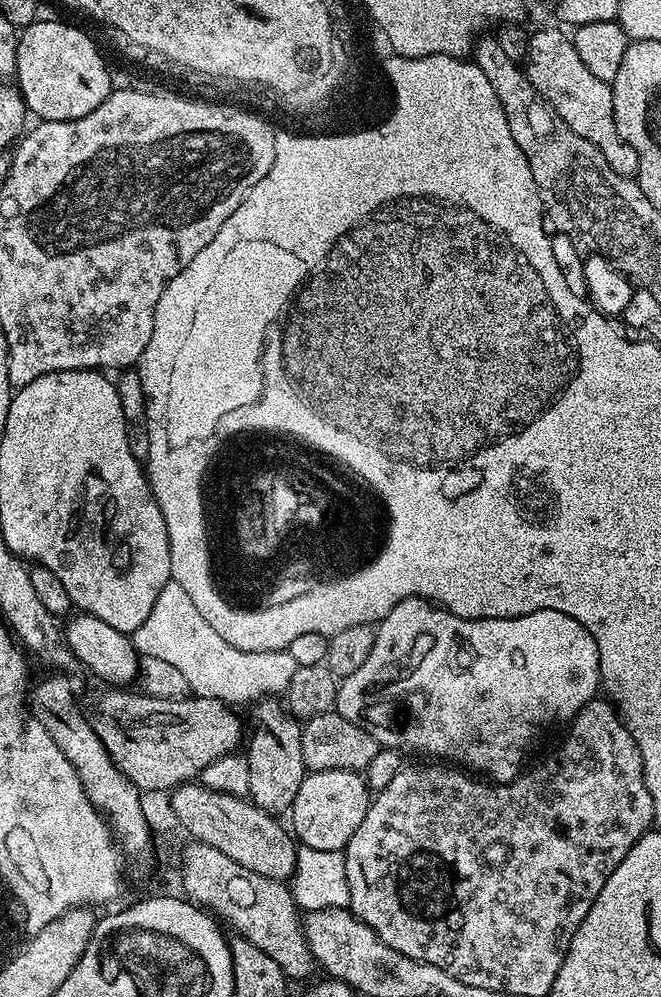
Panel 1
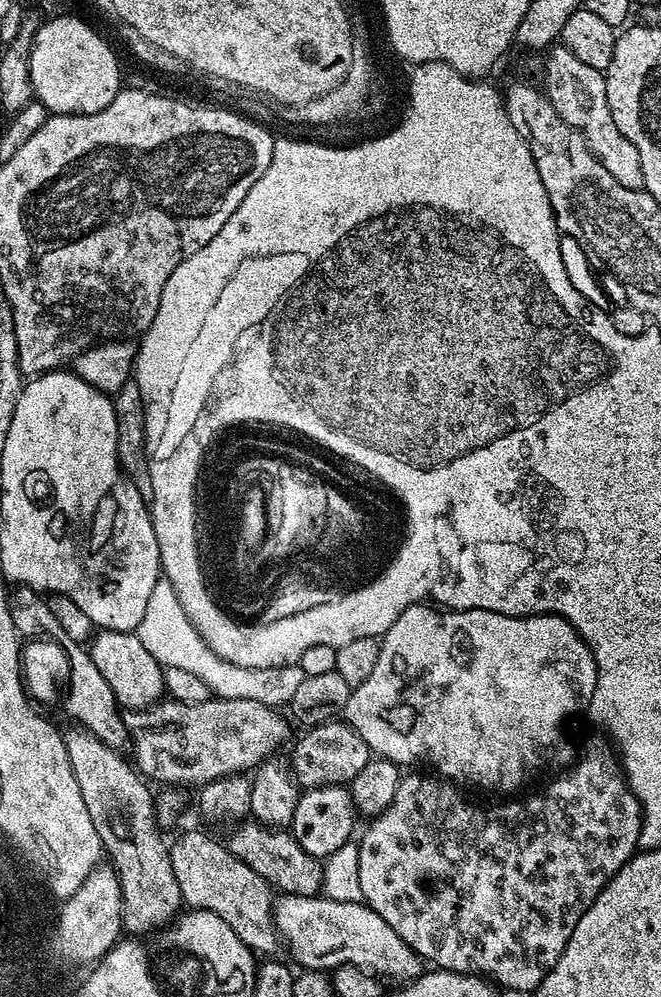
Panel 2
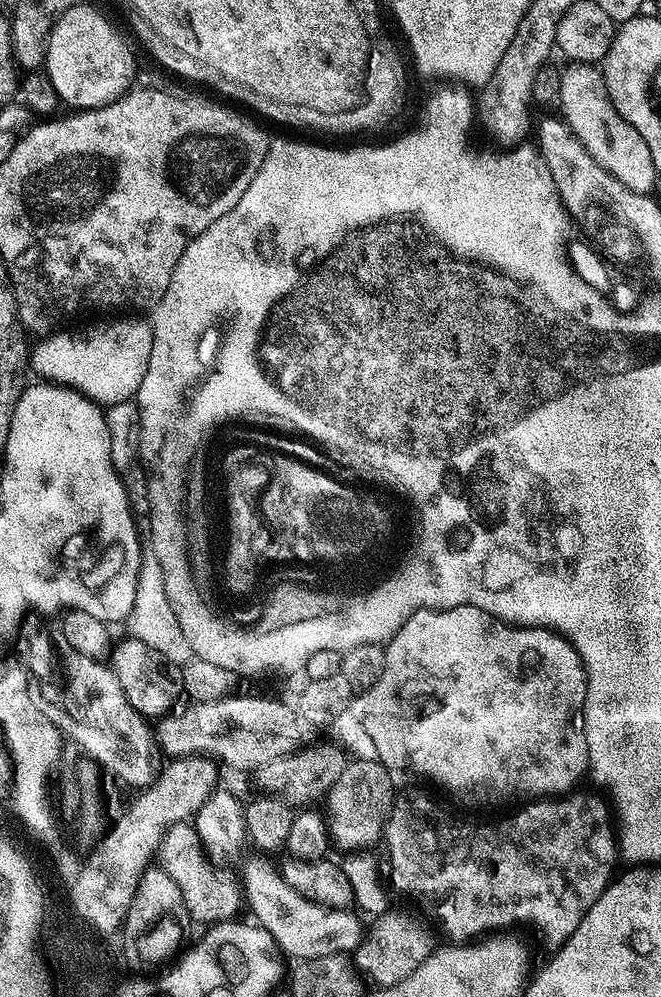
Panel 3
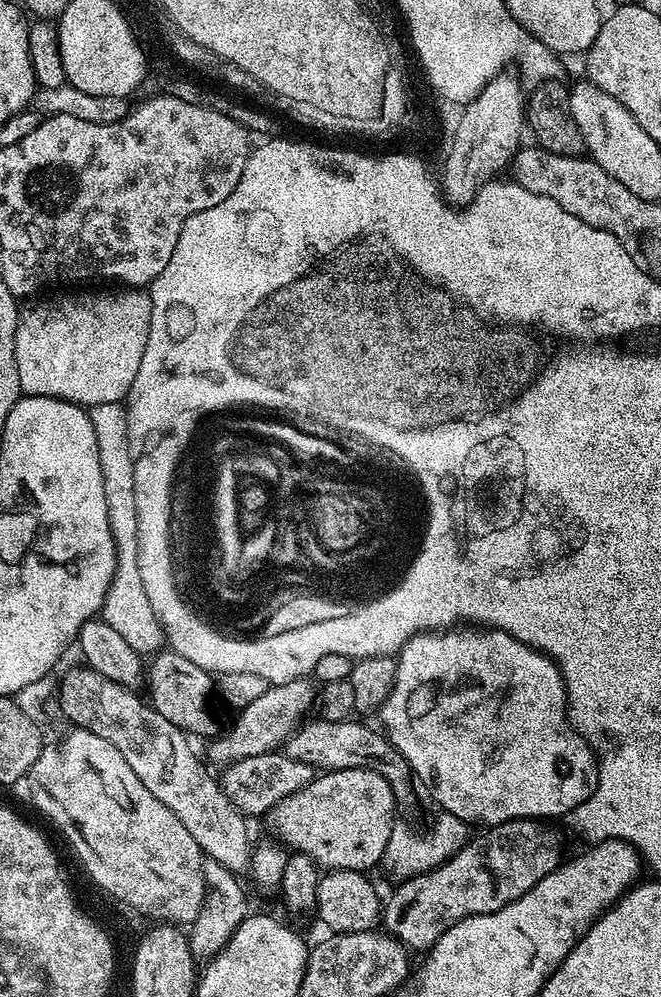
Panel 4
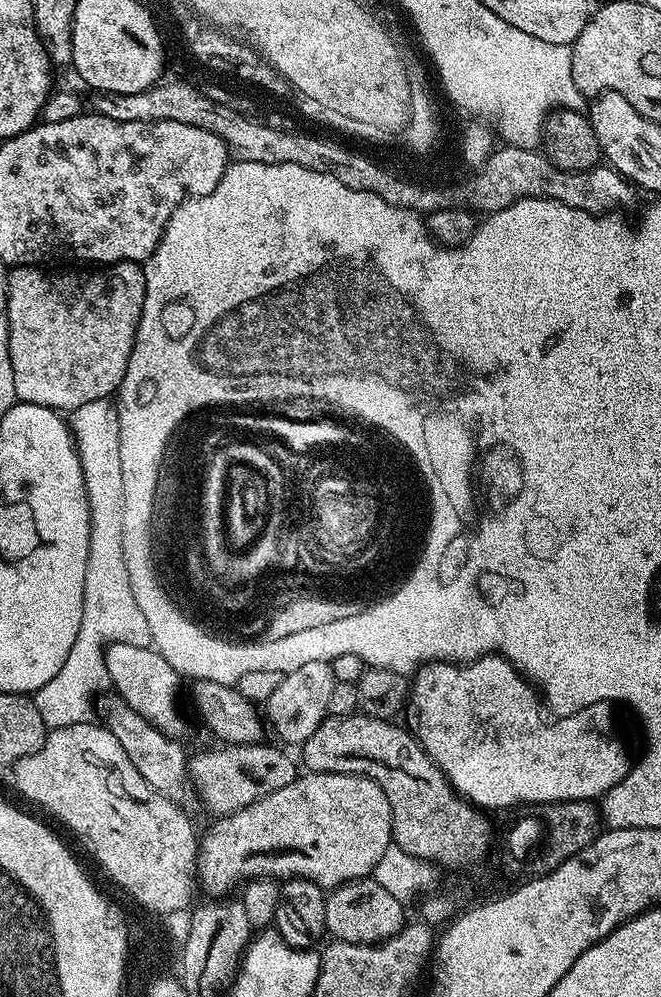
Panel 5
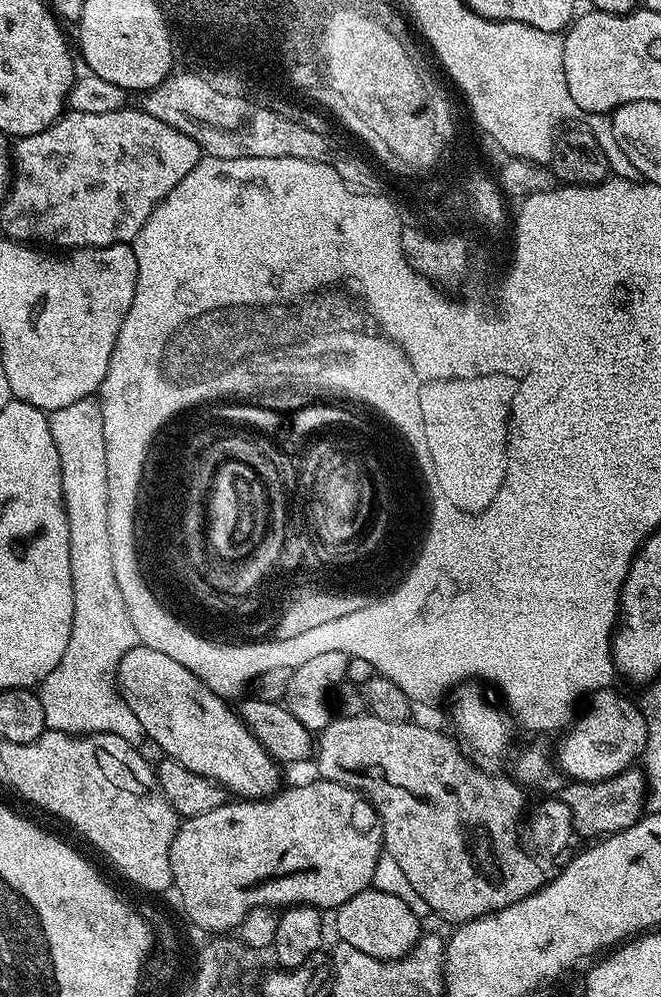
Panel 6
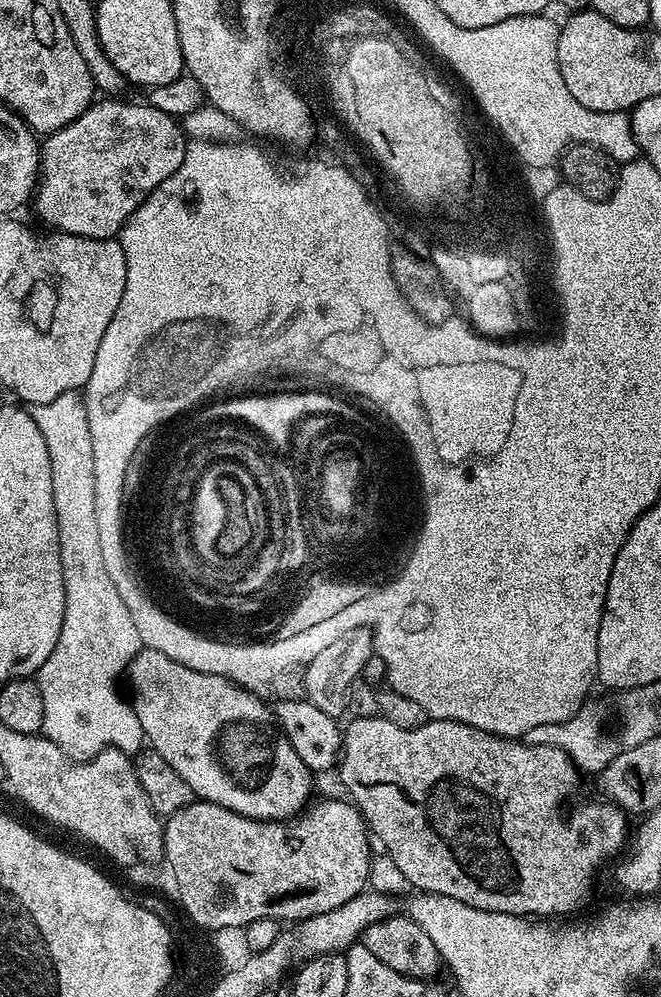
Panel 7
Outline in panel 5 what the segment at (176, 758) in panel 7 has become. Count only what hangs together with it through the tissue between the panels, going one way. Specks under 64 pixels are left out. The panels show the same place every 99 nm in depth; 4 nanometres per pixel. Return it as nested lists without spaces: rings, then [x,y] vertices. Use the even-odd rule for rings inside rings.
[[[126,642],[109,644],[104,649],[104,661],[108,671],[107,683],[121,696],[133,710],[138,710],[142,718],[146,718],[158,730],[173,738],[183,737],[184,720],[180,717],[180,708],[176,703],[180,700],[180,673],[162,658],[155,648],[139,648],[126,646]]]

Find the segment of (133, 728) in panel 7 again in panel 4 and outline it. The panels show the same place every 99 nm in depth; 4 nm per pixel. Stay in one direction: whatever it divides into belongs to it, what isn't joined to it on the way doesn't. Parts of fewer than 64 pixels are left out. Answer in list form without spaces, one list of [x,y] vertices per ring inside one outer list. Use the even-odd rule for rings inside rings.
[[[102,402],[87,409],[90,422],[94,426],[94,438],[98,438],[98,458],[102,466],[102,482],[106,486],[106,510],[110,516],[110,530],[116,547],[116,569],[110,582],[110,590],[104,595],[102,619],[134,650],[141,654],[155,654],[165,647],[164,628],[146,598],[142,587],[142,574],[138,574],[138,508],[129,503],[122,512],[122,488],[131,485],[134,474],[134,453],[128,437],[128,410],[123,403]]]

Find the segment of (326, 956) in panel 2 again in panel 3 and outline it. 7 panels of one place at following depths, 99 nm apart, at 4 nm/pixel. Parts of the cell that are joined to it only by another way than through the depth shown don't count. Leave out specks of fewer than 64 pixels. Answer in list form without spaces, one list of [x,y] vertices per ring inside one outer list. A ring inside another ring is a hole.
[[[260,859],[264,860],[243,861],[242,896],[246,901],[246,908],[256,915],[253,916],[255,923],[275,938],[283,953],[289,957],[296,956],[295,959],[301,961],[329,956],[335,952],[348,954],[359,947],[362,926],[360,928],[360,920],[352,915],[354,913],[340,908],[325,908],[323,904],[316,903],[311,896],[294,890],[294,886],[288,884],[285,873],[279,872],[268,861],[271,859]]]

